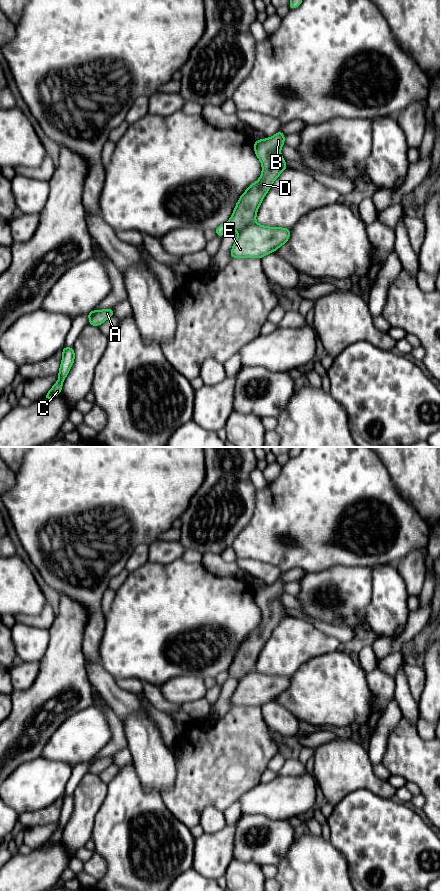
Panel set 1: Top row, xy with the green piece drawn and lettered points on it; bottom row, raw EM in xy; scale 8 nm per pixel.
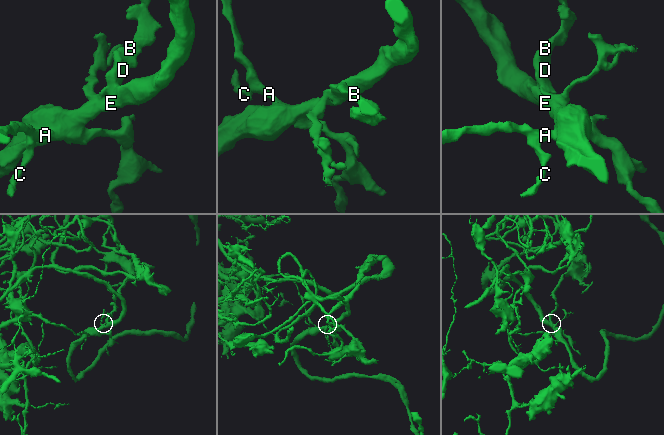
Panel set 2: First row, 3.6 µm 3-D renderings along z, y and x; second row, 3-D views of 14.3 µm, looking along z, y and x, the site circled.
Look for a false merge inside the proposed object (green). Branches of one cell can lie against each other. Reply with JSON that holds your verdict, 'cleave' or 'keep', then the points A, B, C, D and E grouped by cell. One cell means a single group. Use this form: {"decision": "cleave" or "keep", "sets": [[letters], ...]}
{"decision": "cleave", "sets": [["A", "C"], ["B", "D", "E"]]}

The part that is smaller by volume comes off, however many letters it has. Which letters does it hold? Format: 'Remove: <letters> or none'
Remove: A, C

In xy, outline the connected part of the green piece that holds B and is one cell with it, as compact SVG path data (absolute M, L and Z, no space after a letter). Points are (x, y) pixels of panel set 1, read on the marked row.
M279 130L270 138L254 141L254 152L262 164L262 174L259 180L252 183L241 195L228 221L229 229L238 232L236 241L230 251L231 258L261 259L280 248L290 238L290 228L267 227L255 221L258 208L272 183L285 169L288 169L288 165L285 164L285 159L280 153L280 149L285 145L285 137L286 135Z

